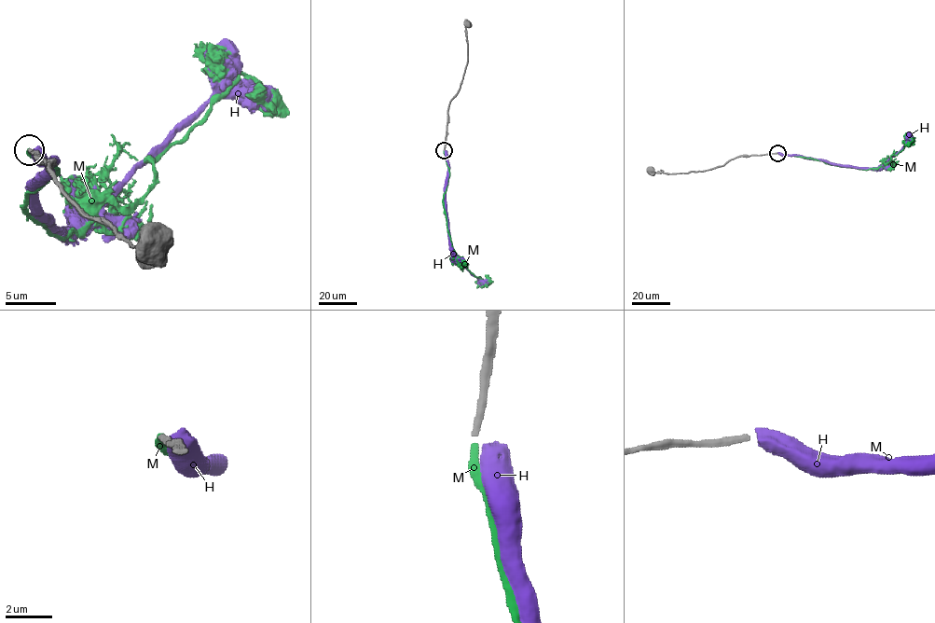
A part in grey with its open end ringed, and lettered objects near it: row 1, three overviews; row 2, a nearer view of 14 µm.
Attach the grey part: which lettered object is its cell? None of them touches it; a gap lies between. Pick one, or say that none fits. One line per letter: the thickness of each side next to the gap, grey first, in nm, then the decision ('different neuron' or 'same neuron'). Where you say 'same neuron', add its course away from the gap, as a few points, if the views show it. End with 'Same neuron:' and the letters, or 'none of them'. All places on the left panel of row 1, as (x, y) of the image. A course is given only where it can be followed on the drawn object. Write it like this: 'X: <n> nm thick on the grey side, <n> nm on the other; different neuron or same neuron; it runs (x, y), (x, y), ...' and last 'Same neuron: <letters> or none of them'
H: 280 nm thick on the grey side, 700 nm on the other; different neuron
M: 280 nm thick on the grey side, 320 nm on the other; same neuron; it runs (30, 149), (57, 172), (24, 210), (57, 237), (130, 207), (148, 161), (244, 76), (277, 96), (246, 93)
Same neuron: M

